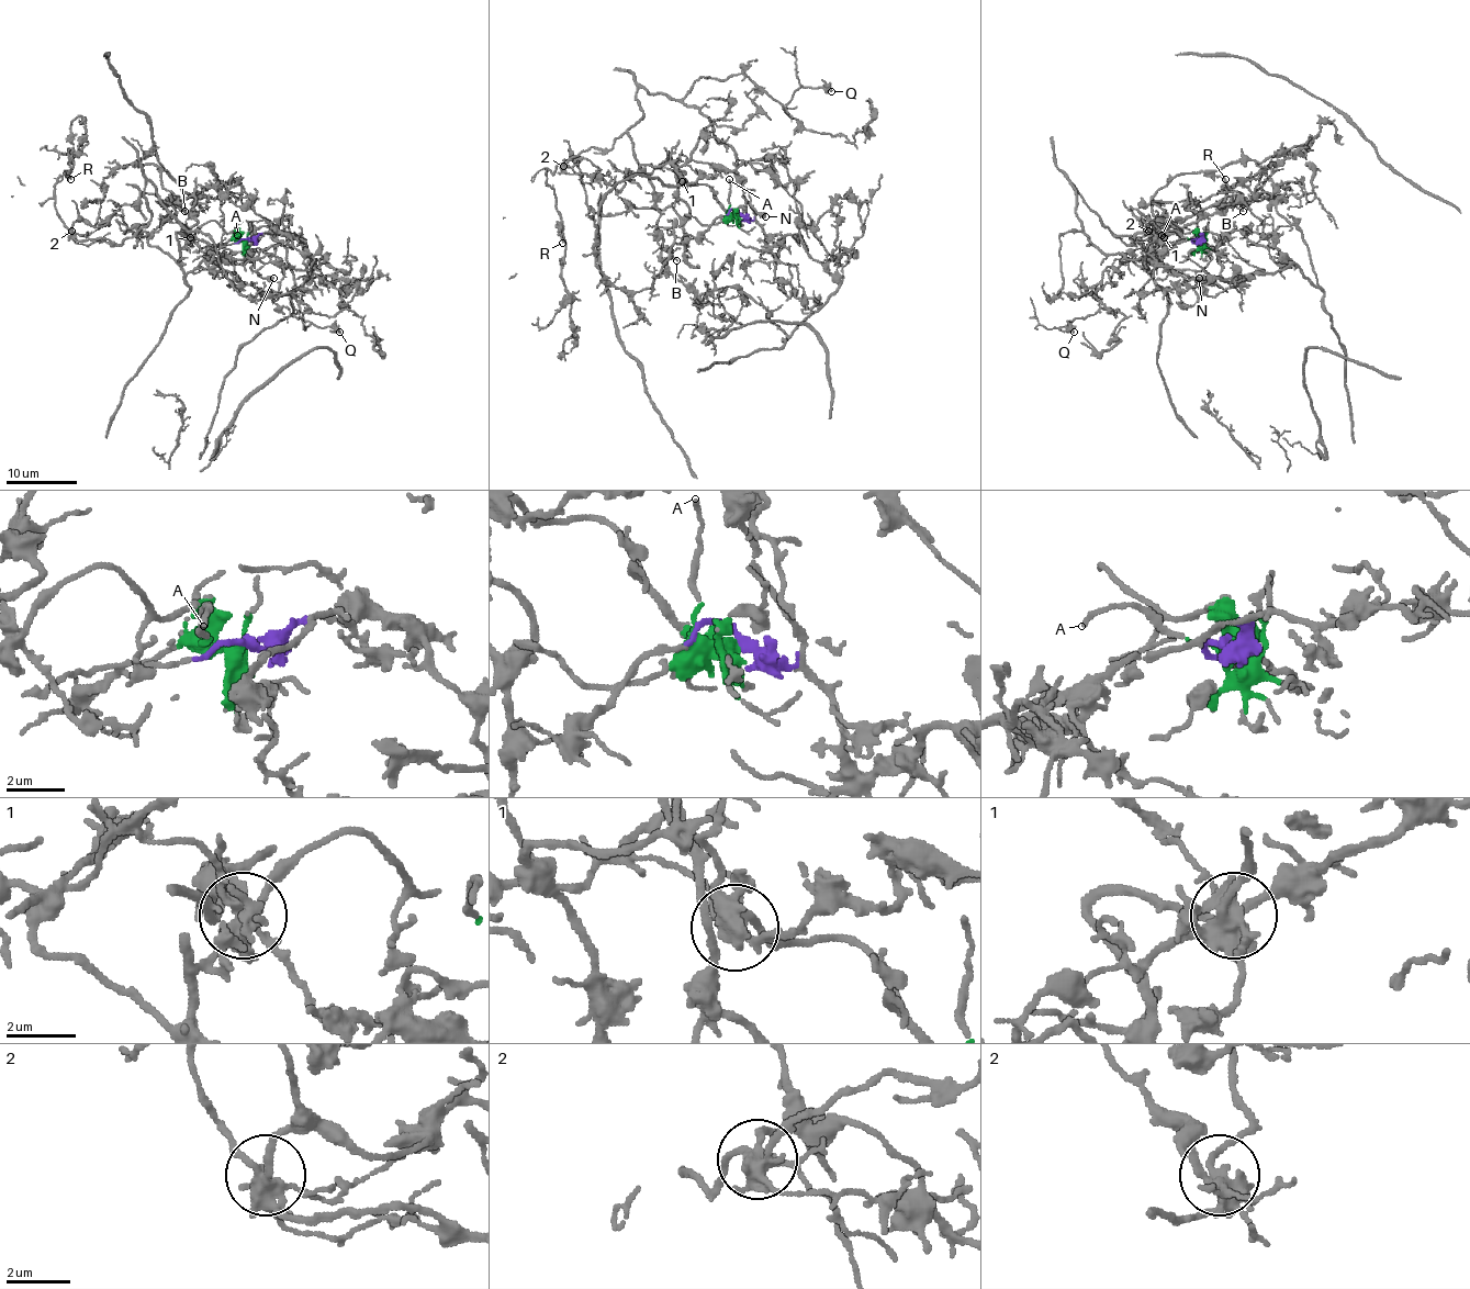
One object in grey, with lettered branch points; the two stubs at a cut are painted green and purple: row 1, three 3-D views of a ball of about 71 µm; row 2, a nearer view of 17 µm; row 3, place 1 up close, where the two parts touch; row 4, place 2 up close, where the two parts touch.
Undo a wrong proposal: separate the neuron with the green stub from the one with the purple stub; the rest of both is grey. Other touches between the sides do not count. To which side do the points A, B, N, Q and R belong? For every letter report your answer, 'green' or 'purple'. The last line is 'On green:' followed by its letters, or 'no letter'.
A: green
B: green
N: purple
Q: purple
R: purple
On green: A, B

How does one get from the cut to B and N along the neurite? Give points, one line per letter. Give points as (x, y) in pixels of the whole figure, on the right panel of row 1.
B: (1197, 239), (1193, 231), (1180, 233), (1166, 221), (1165, 238), (1213, 215), (1225, 195), (1225, 201), (1243, 211)
N: (1197, 239), (1199, 234), (1174, 242), (1162, 259), (1170, 270), (1199, 277)

